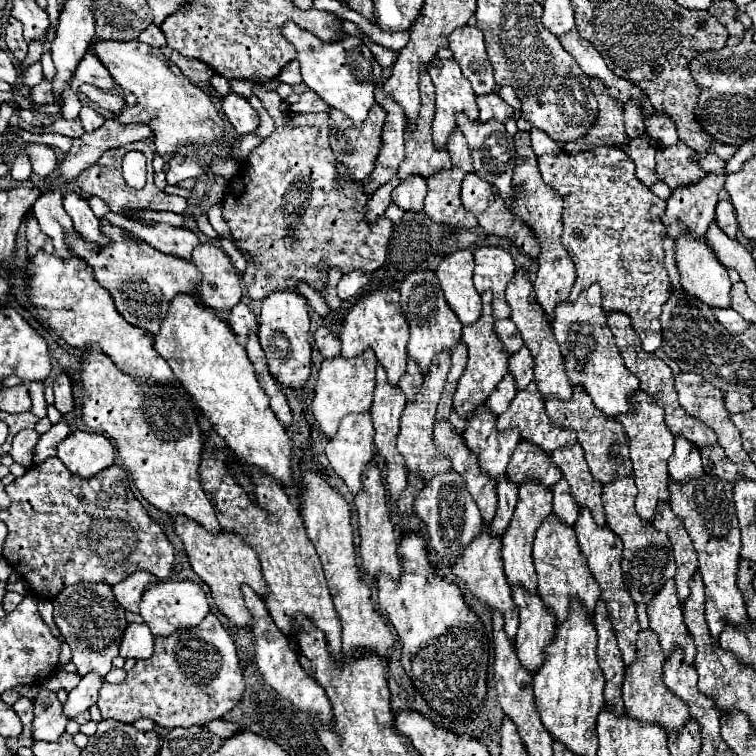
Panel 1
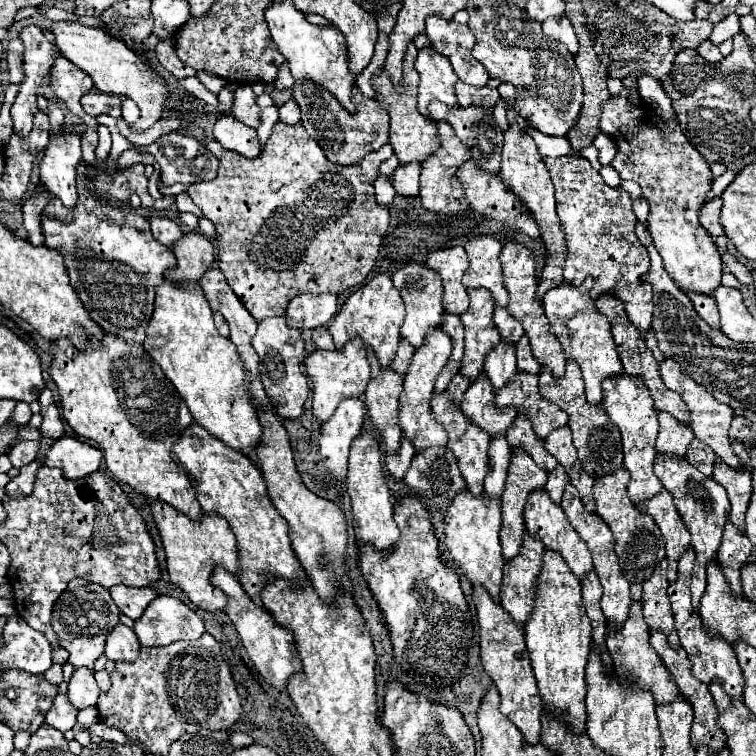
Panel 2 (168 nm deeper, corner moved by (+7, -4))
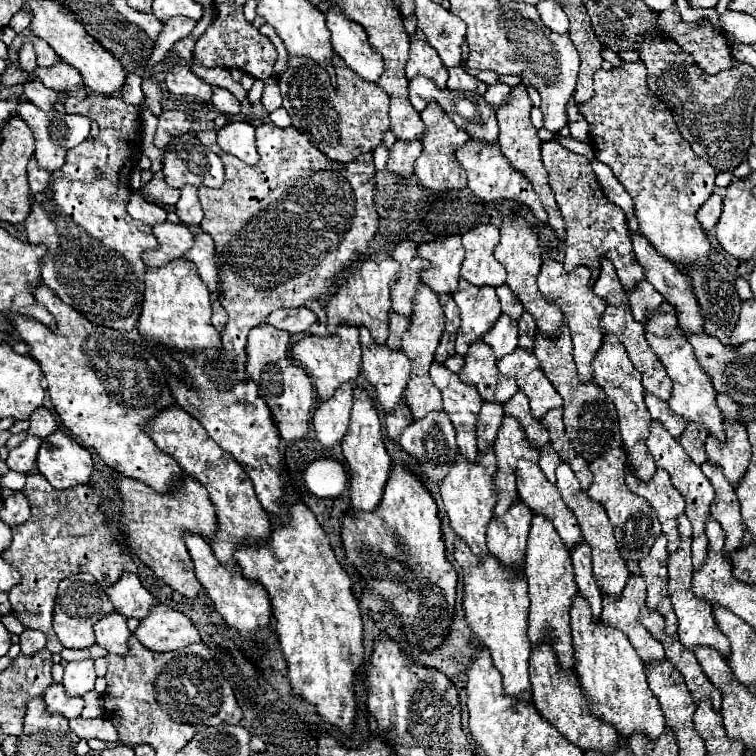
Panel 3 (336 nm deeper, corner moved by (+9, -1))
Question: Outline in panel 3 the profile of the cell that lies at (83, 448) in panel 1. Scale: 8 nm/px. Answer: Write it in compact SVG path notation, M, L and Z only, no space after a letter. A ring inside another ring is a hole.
M54 431L42 441L36 467L54 489L68 489L88 483L92 453L62 431Z

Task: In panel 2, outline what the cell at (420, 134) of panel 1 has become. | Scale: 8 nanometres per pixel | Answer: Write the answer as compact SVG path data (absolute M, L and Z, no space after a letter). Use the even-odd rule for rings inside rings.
M410 44L406 50L406 56L404 56L404 78L402 78L400 86L392 86L392 82L384 70L380 74L376 74L372 80L372 84L378 92L376 100L390 114L390 144L394 146L394 154L400 160L400 164L406 164L406 162L420 162L422 164L440 146L436 122L430 122L428 118L424 118L418 112L418 94L416 94L418 92L418 72L414 70L416 56L418 56L418 50L414 44Z

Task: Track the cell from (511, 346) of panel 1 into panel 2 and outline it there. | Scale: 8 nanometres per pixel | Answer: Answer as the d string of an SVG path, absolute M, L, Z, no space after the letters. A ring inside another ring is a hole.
M496 308L494 310L494 324L496 324L496 328L498 328L498 332L500 332L500 336L504 338L504 340L510 340L510 342L518 342L522 336L524 336L524 330L522 330L522 324L518 322L518 320L514 320L510 314L508 314L508 310L506 308Z

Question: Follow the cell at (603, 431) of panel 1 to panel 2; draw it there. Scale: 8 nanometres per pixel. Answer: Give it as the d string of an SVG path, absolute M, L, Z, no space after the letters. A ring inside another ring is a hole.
M570 360L566 364L566 374L560 380L554 380L552 374L542 368L540 372L540 394L544 400L560 406L568 414L568 426L572 430L574 446L578 450L578 458L582 462L582 468L592 476L600 478L606 474L612 474L612 470L618 470L624 466L622 456L622 442L620 442L620 430L610 422L606 410L602 406L590 406L584 398L584 382L580 368Z

